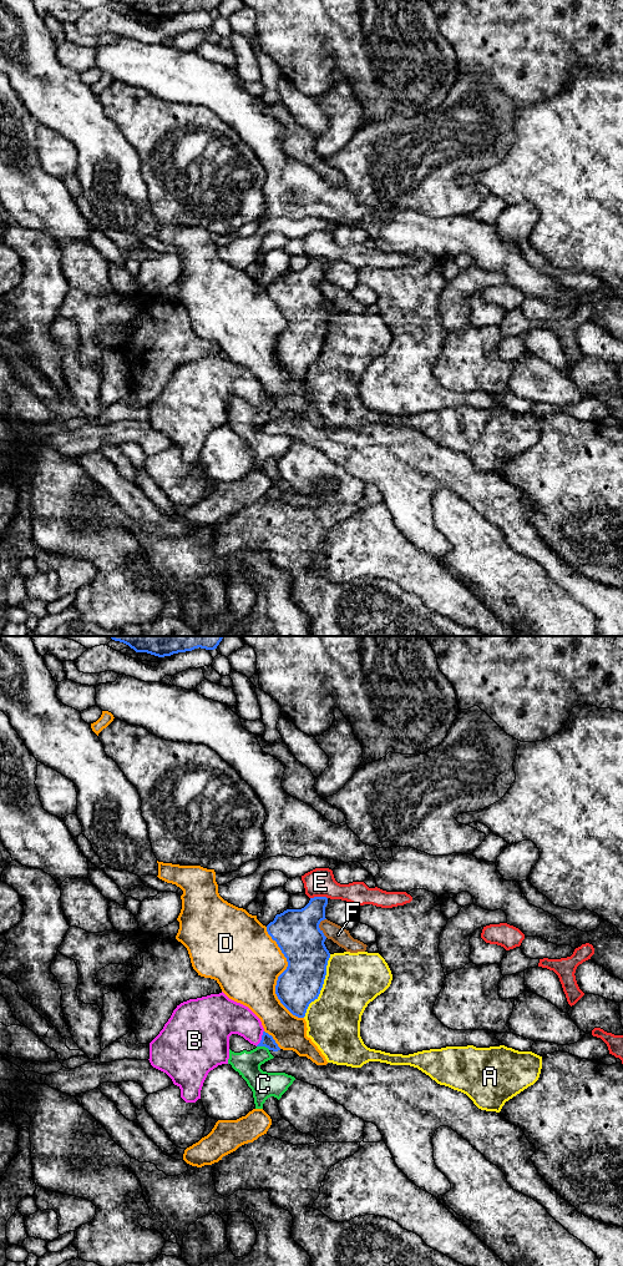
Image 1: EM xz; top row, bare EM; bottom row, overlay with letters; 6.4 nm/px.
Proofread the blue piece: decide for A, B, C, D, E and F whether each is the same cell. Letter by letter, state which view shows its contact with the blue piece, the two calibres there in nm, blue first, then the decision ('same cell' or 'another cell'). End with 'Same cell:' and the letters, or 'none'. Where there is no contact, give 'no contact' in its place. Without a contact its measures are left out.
A: meets blue in xz; 280 nm thick on the blue side, 360 nm on the other; another cell
B: meets blue in xz; 80 nm thick on the blue side, 220 nm on the other; another cell
C: meets blue in xz; 80 nm thick on the blue side, 170 nm on the other; same cell
D: meets blue in xz; 280 nm thick on the blue side, 460 nm on the other; another cell
E: meets blue in xz; 280 nm thick on the blue side, 190 nm on the other; another cell
F: meets blue in xz; 300 nm thick on the blue side, 110 nm on the other; another cell
Same cell: C

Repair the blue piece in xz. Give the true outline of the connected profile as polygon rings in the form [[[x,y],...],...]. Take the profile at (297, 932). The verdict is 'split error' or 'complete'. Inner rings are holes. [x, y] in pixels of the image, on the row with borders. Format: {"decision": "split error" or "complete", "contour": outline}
{"decision": "complete", "contour": [[[326,897],[310,898],[302,909],[287,909],[277,914],[274,921],[267,925],[267,932],[277,942],[287,958],[288,967],[278,977],[275,994],[280,1003],[295,1017],[304,1018],[312,1002],[318,999],[326,975],[326,965],[330,953],[324,942],[326,937],[319,928],[325,918]]]}

